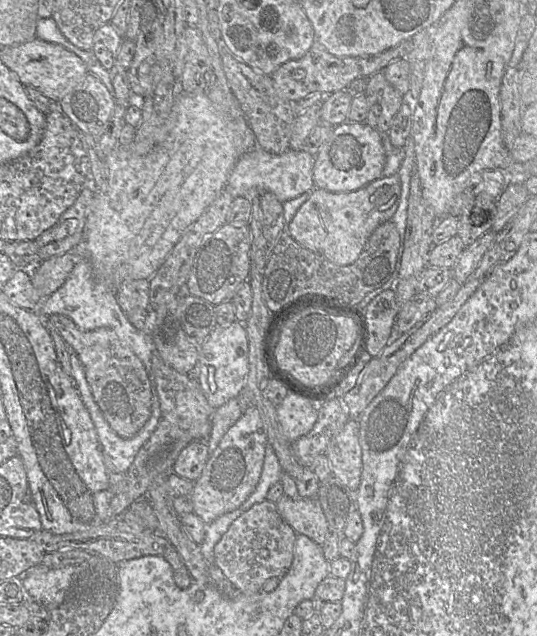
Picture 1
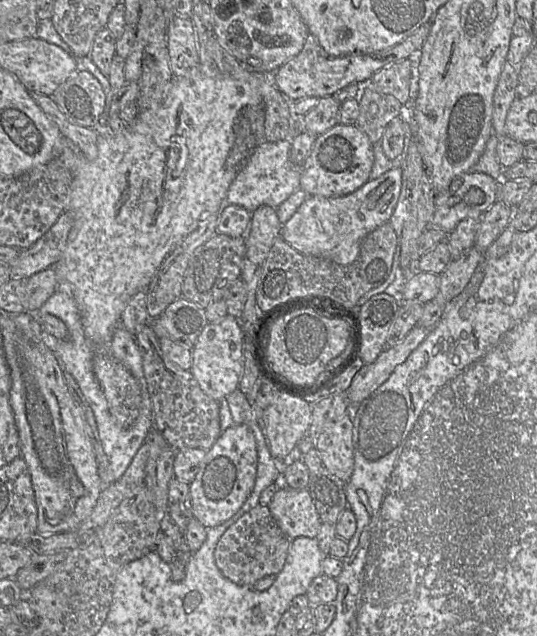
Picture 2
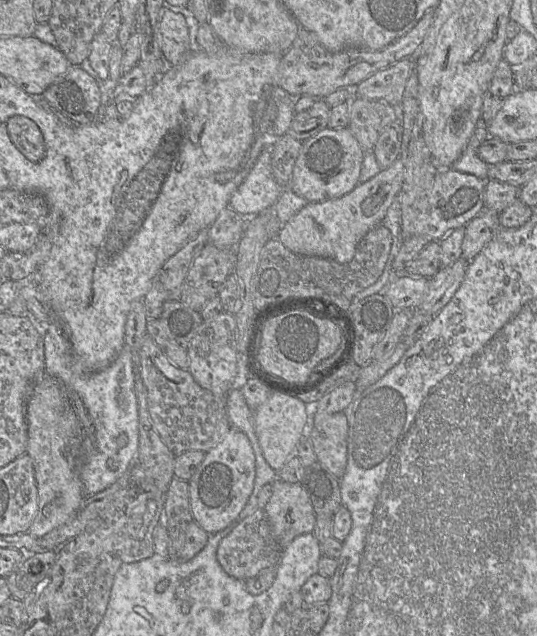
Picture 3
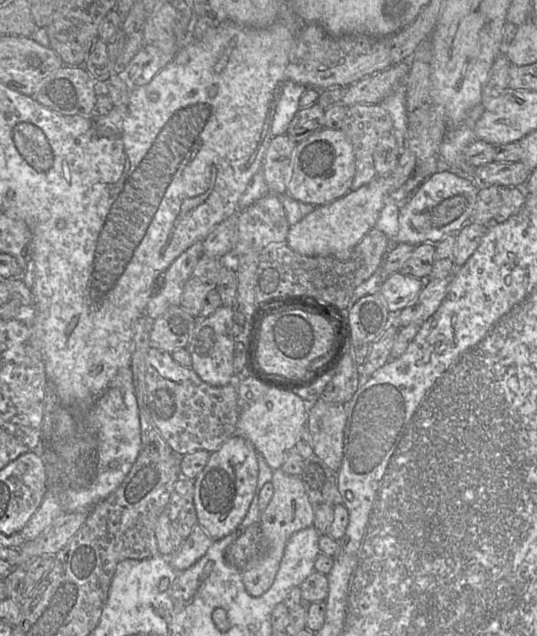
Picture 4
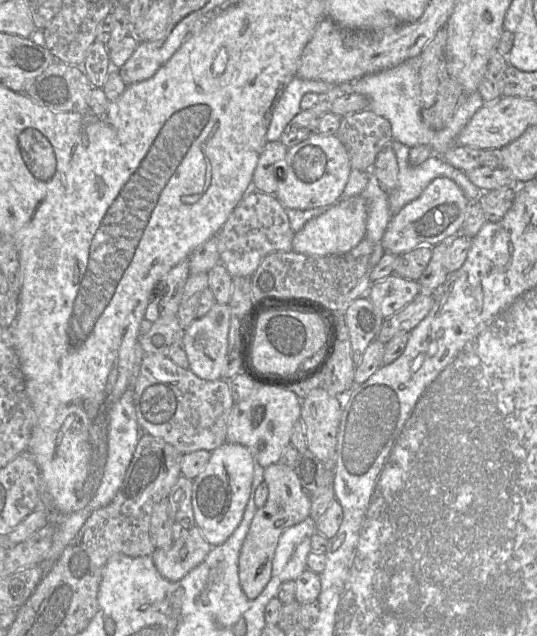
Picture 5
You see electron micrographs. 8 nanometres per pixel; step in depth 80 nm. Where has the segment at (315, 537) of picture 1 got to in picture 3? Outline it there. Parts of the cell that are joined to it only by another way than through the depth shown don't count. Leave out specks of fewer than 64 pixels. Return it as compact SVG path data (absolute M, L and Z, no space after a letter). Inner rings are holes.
M279 478L272 484L273 494L264 510L278 543L286 548L296 537L314 532L317 515L309 493L302 484L288 483Z

